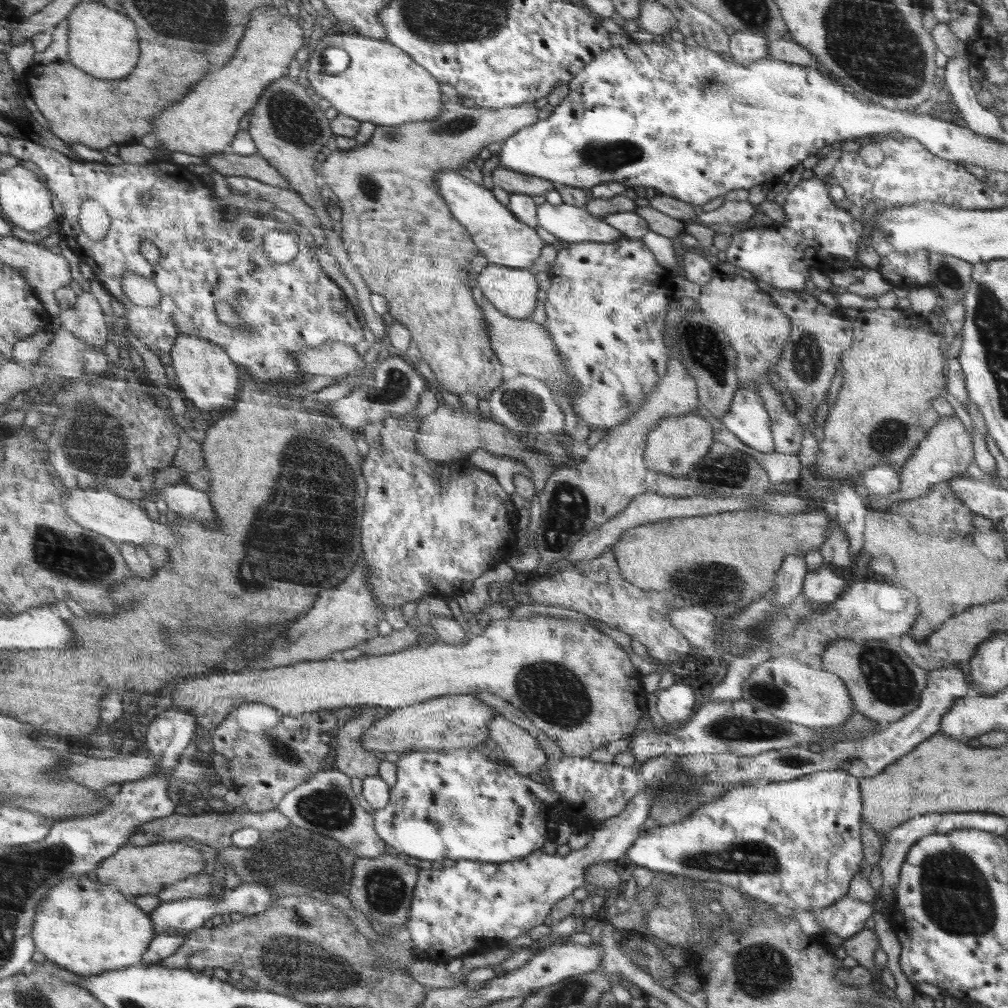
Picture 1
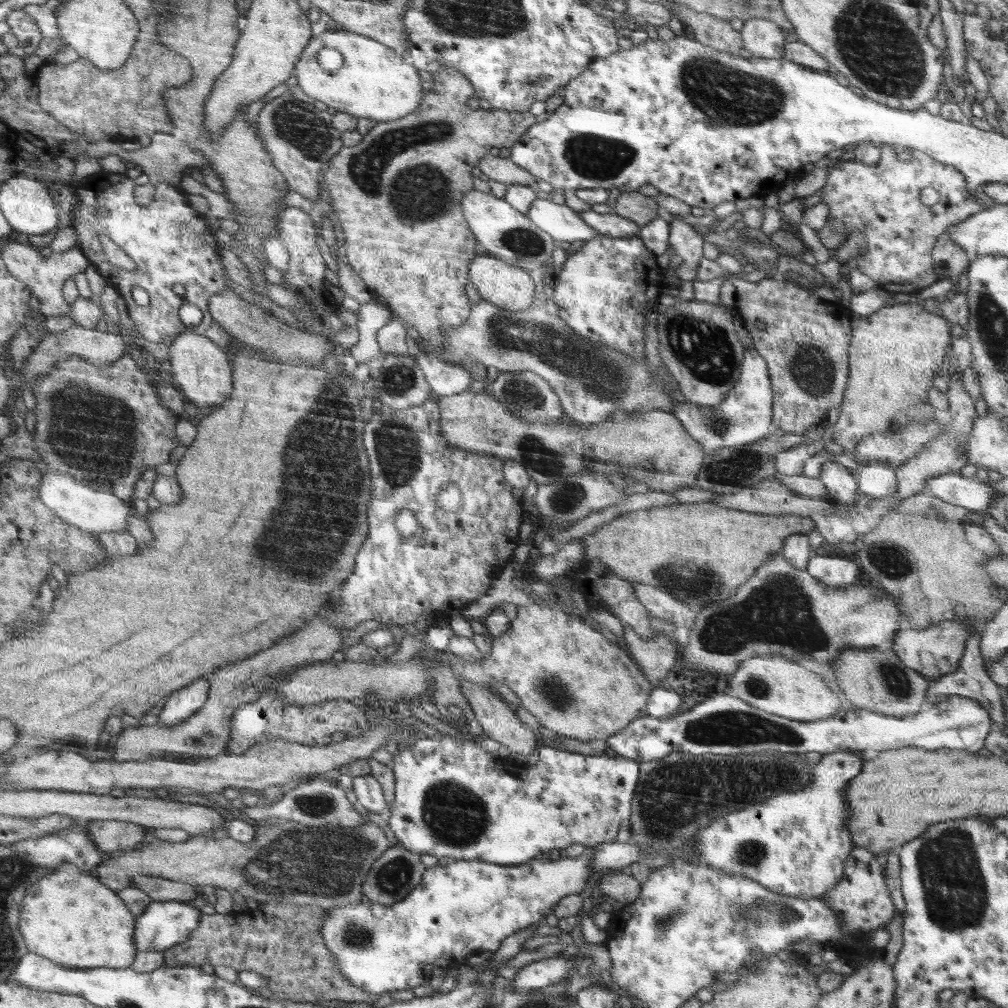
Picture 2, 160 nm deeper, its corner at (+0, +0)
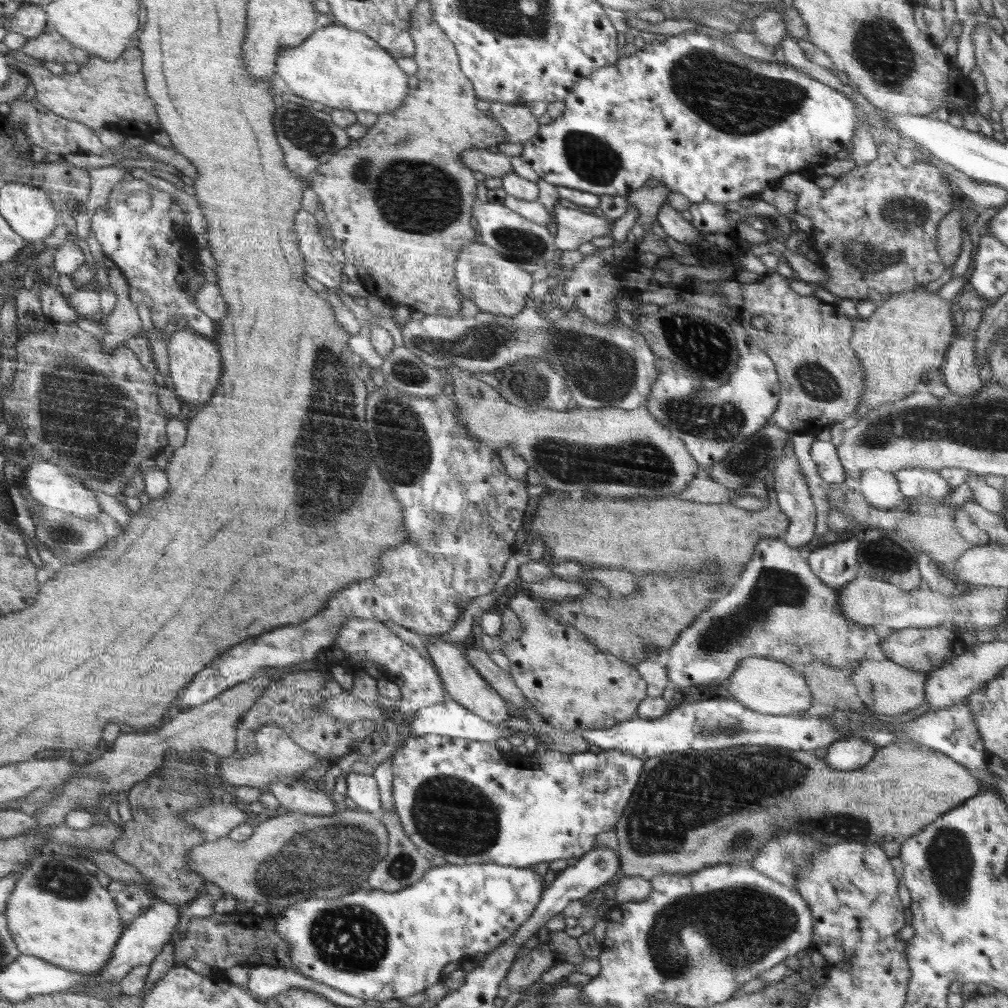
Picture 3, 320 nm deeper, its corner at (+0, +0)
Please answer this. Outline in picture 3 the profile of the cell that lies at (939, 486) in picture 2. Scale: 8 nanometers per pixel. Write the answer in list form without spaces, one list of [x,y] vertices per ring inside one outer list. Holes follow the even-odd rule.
[[[906,468],[894,473],[898,479],[901,493],[911,496],[928,496],[943,500],[947,494],[954,492],[946,480],[943,480],[939,472],[931,469]]]

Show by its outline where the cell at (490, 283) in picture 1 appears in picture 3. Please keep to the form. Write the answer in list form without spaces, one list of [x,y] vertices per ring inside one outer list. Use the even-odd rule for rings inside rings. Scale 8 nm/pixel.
[[[475,241],[474,244],[470,244],[470,248],[462,248],[462,258],[458,256],[457,262],[458,288],[461,295],[472,300],[482,312],[514,316],[524,306],[528,306],[524,298],[532,288],[532,276],[490,246]]]

